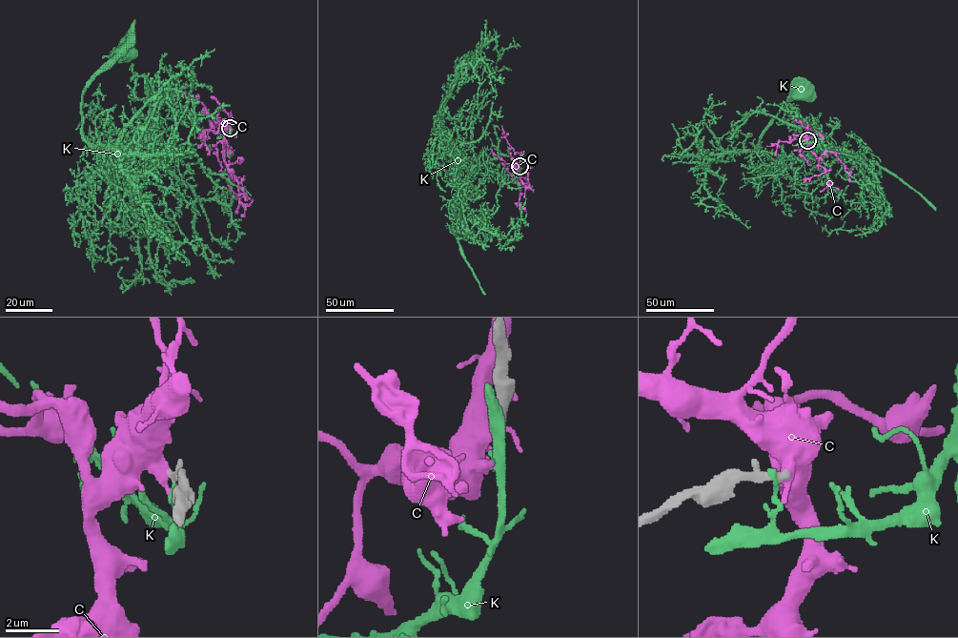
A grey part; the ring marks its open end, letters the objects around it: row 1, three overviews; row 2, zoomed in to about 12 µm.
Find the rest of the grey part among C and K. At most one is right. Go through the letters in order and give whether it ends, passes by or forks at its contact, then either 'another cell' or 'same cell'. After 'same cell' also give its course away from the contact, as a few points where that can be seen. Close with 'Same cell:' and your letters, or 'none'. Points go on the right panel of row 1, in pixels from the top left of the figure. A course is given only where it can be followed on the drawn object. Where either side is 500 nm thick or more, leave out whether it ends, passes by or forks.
C: another cell
K: it ends; another cell
Same cell: none

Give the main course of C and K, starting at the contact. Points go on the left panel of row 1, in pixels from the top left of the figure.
C: (229, 128), (222, 132), (224, 157), (228, 147), (231, 154), (229, 179), (237, 199)
K: (230, 128), (164, 100), (115, 157), (93, 149), (83, 137), (83, 91), (126, 52)

